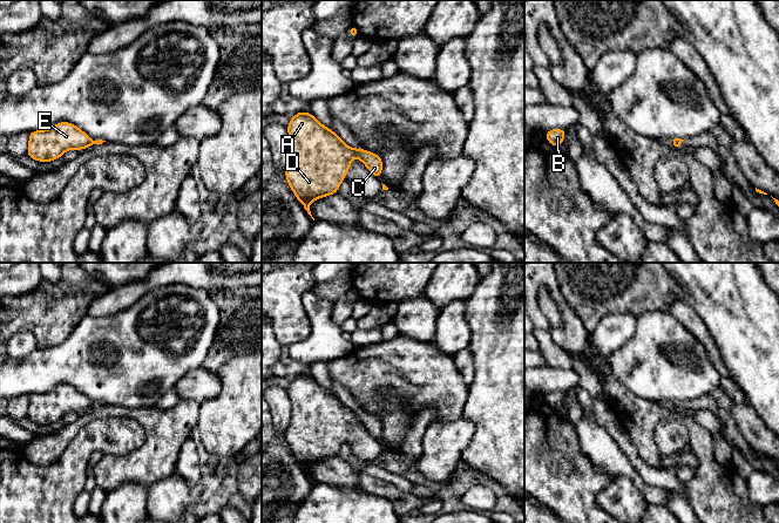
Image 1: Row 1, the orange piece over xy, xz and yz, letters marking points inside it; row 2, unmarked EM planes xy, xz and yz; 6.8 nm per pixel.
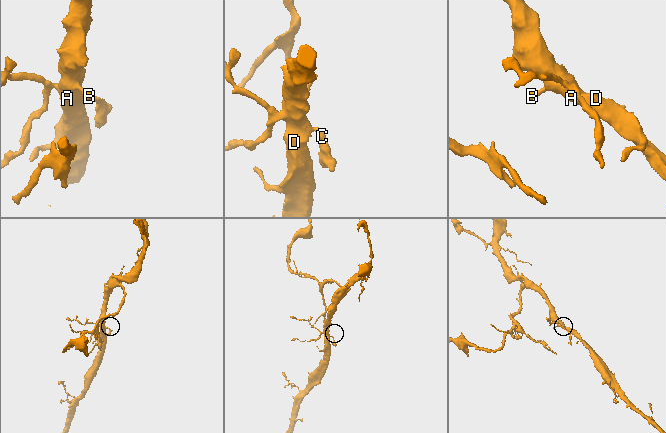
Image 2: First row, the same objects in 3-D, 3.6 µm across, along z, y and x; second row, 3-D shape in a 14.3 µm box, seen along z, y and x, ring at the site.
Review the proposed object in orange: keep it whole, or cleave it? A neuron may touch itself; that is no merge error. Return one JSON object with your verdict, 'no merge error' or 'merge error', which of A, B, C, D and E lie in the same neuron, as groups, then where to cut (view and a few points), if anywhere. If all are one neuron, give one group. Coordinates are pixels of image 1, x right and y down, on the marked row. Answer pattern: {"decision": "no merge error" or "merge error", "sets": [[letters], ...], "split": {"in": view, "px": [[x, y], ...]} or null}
{"decision": "merge error", "sets": [["A", "B", "D", "E"], ["C"]], "split": {"in": "xz", "px": [[354, 149], [357, 155]]}}

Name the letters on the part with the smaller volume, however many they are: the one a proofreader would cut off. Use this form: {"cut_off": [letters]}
{"cut_off": ["C"]}

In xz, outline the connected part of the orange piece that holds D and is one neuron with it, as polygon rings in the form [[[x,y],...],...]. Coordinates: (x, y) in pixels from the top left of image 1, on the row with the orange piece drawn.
[[[306,111],[292,116],[287,134],[292,147],[285,178],[296,198],[314,220],[310,203],[338,193],[339,185],[345,181],[345,172],[351,170],[350,163],[357,156],[357,150]]]

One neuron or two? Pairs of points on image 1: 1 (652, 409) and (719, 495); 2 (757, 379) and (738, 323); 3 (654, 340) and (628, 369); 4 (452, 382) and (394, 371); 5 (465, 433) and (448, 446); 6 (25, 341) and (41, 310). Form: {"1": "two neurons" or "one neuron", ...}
{"1": "one neuron", "2": "one neuron", "3": "one neuron", "4": "one neuron", "5": "one neuron", "6": "two neurons"}

